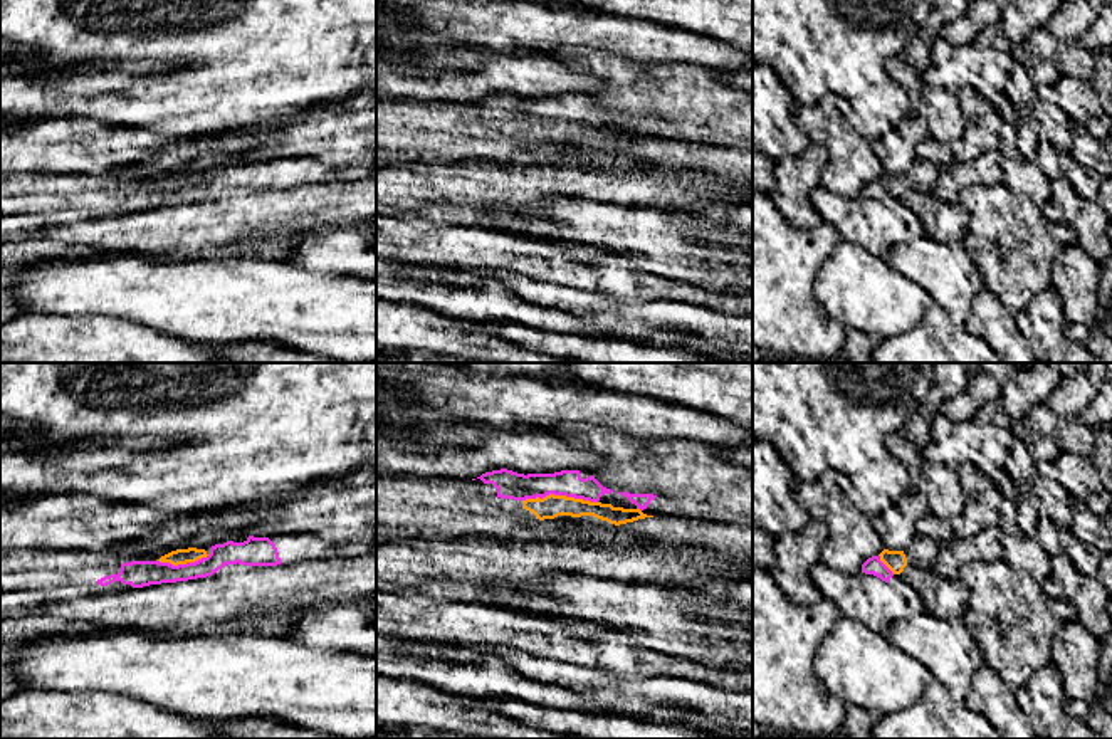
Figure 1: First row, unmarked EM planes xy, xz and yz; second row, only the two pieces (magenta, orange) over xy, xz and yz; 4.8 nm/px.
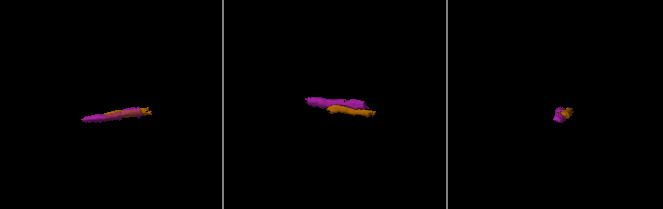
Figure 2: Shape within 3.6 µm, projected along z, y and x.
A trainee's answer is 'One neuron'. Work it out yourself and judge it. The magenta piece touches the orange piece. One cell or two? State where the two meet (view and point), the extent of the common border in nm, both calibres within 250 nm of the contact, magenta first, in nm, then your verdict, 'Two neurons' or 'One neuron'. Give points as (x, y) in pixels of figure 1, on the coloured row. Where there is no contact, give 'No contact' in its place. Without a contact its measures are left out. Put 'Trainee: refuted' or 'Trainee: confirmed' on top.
Trainee: confirmed
Touches magenta at xz (560, 494). Shared border 360 nm. Thickness 130 nm (magenta) against 120 nm. One neuron

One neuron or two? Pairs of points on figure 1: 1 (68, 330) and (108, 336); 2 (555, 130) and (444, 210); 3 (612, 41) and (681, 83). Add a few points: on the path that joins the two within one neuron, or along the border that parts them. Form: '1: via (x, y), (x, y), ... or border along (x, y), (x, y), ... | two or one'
1: via (78, 336), (98, 336) | one
2: border along (466, 163), (491, 160), (545, 167) | two
3: border along (610, 52), (640, 62), (689, 62) | two

